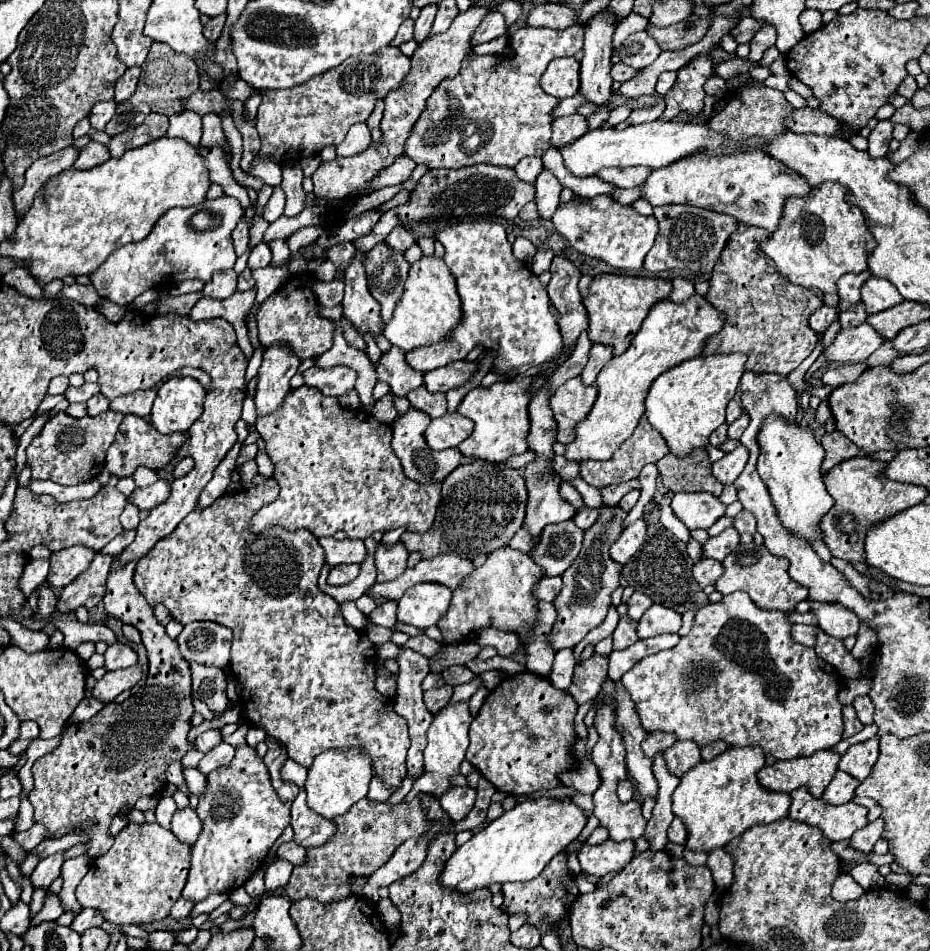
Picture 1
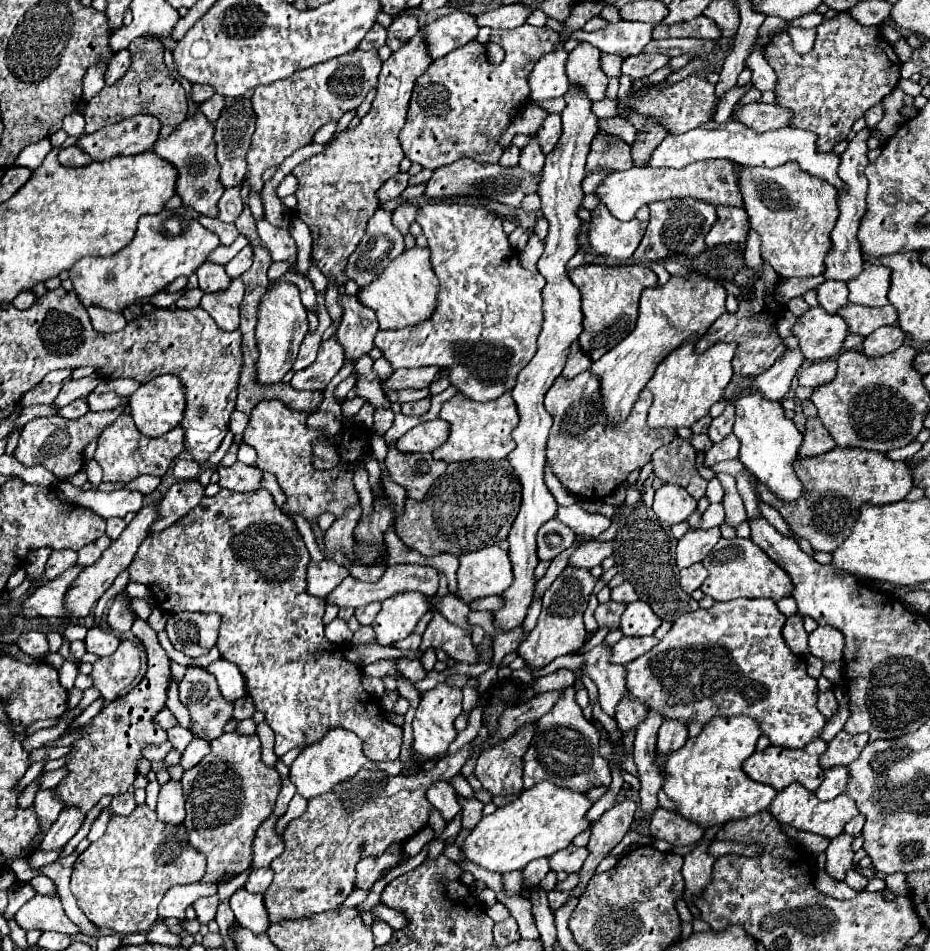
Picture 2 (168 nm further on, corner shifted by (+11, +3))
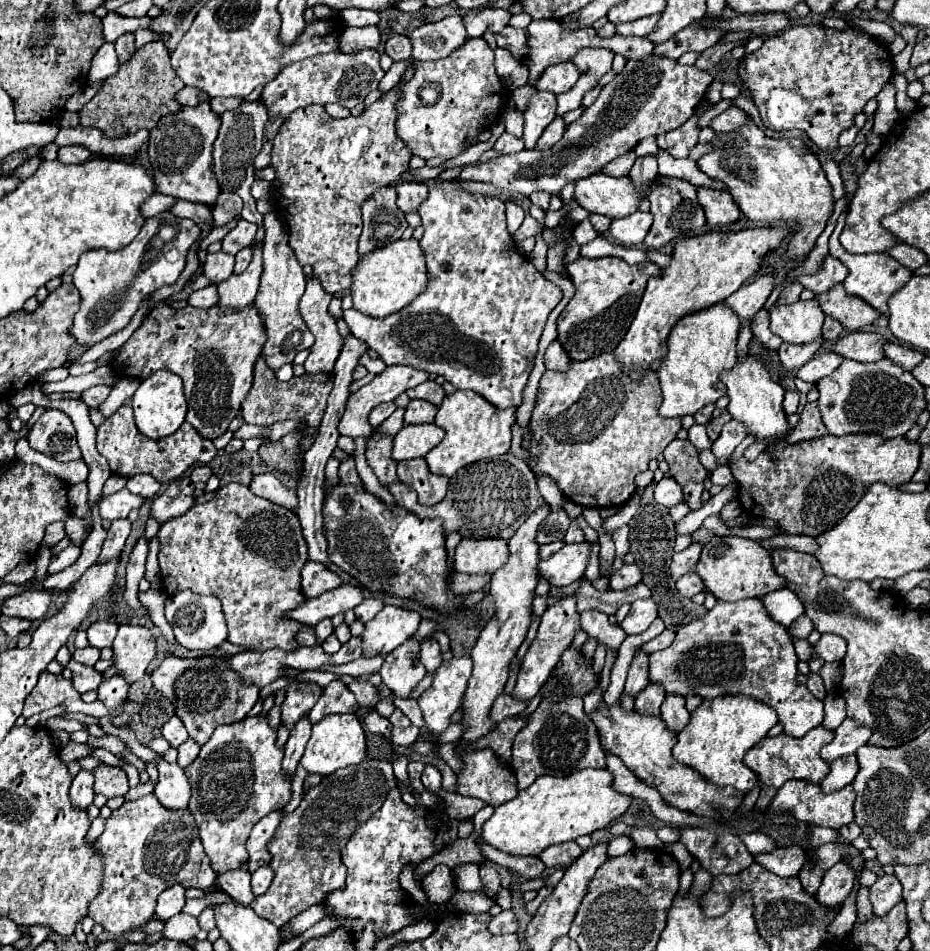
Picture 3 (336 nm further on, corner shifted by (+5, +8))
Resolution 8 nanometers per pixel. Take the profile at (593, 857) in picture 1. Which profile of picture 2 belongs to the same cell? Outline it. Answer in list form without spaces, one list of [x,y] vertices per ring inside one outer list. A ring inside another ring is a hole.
[[[569,845],[565,851],[557,851],[557,855],[549,857],[549,867],[551,871],[565,871],[565,873],[577,873],[587,859],[587,849],[585,847],[575,847]]]

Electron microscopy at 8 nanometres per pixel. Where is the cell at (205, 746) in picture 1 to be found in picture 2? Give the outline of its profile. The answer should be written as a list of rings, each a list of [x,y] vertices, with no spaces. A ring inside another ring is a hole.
[[[179,725],[167,729],[167,737],[171,741],[171,745],[177,749],[177,751],[185,751],[185,747],[193,741],[193,733],[189,729],[183,729]]]

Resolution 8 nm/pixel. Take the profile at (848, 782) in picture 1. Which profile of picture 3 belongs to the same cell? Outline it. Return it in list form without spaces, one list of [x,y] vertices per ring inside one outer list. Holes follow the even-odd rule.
[[[853,754],[831,762],[831,772],[821,782],[823,792],[837,792],[837,790],[845,788],[847,784],[851,784],[855,780],[857,772],[859,772],[859,766],[857,766],[857,758]]]

